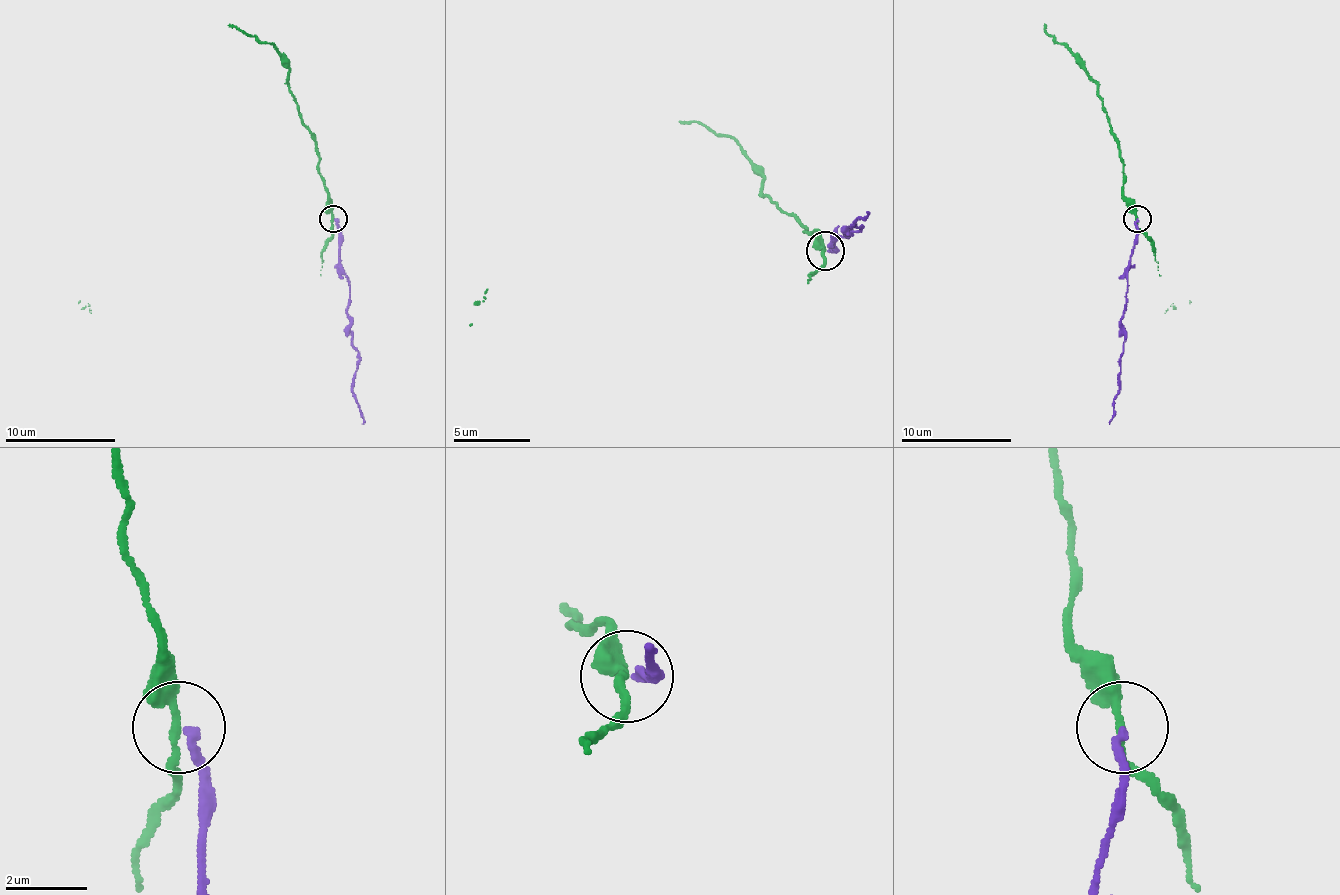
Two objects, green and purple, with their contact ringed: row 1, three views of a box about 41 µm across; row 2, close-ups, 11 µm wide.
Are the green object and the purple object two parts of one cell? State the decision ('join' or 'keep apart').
keep apart

